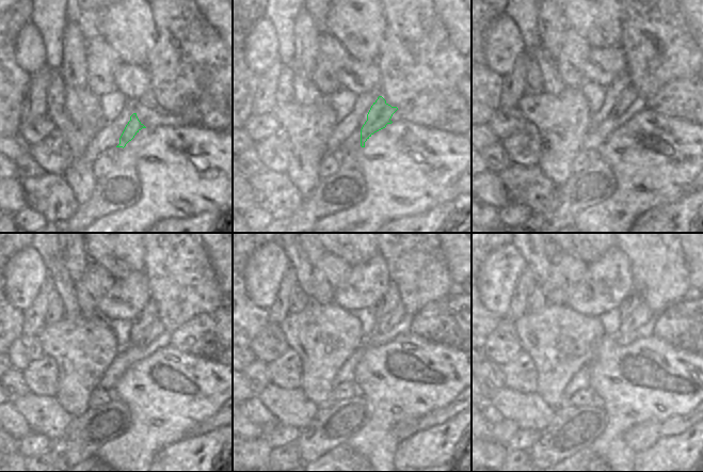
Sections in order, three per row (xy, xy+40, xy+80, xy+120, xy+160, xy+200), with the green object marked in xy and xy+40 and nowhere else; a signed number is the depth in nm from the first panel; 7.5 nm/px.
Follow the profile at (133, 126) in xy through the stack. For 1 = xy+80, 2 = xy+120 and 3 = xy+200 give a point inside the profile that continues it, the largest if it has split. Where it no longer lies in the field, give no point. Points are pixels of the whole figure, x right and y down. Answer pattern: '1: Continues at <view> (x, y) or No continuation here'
1: Continues at xy+80 (628, 103)
2: Continues at xy+120 (155, 336)
3: Continues at xy+200 (642, 314)

